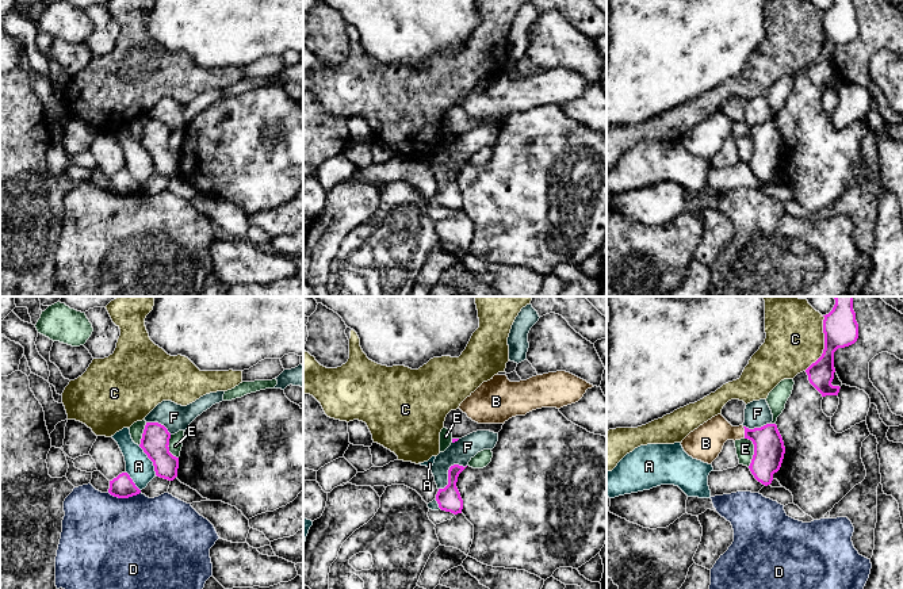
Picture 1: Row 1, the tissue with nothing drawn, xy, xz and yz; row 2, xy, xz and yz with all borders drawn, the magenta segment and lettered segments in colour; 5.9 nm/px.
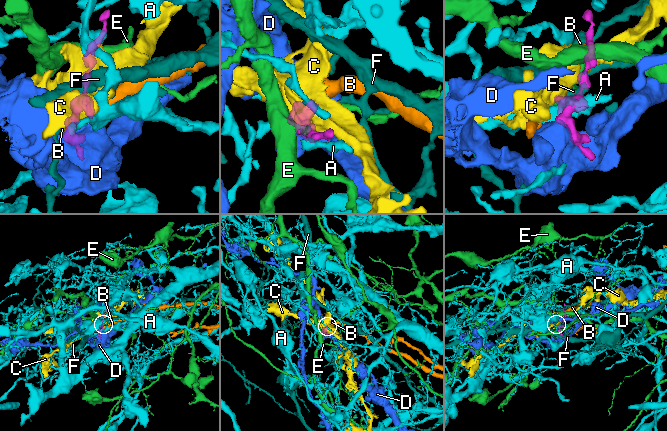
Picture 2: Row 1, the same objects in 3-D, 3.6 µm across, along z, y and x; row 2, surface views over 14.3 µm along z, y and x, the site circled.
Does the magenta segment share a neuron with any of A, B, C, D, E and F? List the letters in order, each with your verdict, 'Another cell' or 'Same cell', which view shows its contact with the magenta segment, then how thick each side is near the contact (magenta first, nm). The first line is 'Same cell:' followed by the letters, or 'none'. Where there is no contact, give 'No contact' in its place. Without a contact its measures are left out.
Same cell: B
A: Another cell. Touches magenta in xy. Thickness 170 nm (magenta) against 160 nm
B: Same cell. Touches magenta in yz. Thickness 180 nm (magenta) against 200 nm
C: Another cell. Touches magenta in yz. Thickness 200 nm (magenta) against 340 nm
D: Another cell. Touches magenta in xy. Thickness 140 nm (magenta) against 500 nm
E: Another cell. Touches magenta in yz. Thickness 180 nm (magenta) against 110 nm
F: Another cell. Touches magenta in xz. Thickness 140 nm (magenta) against 140 nm

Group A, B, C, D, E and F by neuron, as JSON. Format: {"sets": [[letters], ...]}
{"sets": [["A"], ["B"], ["C"], ["D"], ["E"], ["F"]]}

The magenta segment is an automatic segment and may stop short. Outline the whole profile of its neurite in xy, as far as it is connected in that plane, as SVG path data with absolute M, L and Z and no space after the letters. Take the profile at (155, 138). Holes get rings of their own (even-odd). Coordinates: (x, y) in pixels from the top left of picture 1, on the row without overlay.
M146 119L139 144L153 158L156 172L168 177L177 173L179 154L169 149L171 130L158 119Z

